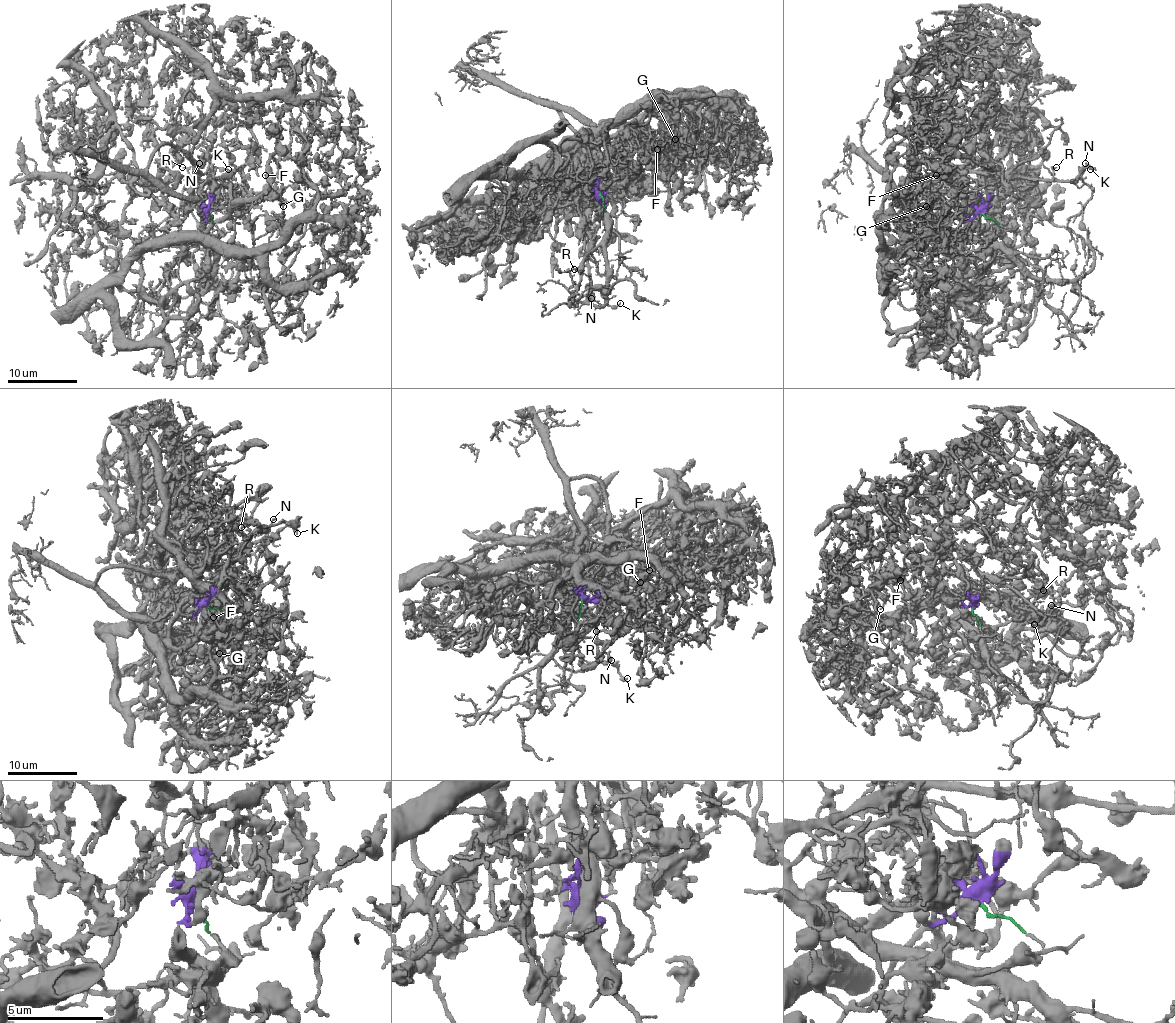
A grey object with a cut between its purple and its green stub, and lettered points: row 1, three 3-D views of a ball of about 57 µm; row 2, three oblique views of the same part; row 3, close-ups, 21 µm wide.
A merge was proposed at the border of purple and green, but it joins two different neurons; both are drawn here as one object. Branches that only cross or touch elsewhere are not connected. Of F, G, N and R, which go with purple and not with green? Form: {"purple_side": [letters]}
{"purple_side": ["F", "G"]}

